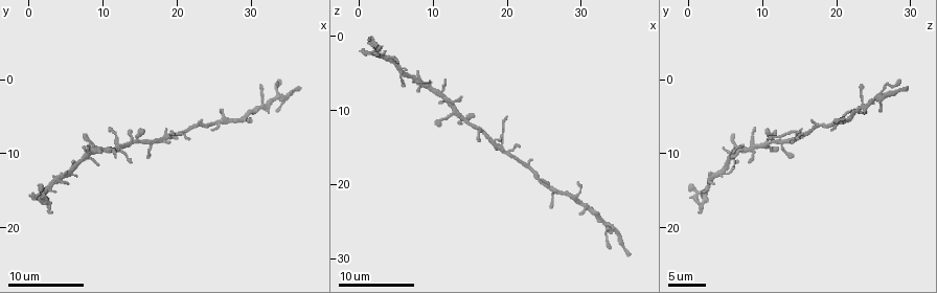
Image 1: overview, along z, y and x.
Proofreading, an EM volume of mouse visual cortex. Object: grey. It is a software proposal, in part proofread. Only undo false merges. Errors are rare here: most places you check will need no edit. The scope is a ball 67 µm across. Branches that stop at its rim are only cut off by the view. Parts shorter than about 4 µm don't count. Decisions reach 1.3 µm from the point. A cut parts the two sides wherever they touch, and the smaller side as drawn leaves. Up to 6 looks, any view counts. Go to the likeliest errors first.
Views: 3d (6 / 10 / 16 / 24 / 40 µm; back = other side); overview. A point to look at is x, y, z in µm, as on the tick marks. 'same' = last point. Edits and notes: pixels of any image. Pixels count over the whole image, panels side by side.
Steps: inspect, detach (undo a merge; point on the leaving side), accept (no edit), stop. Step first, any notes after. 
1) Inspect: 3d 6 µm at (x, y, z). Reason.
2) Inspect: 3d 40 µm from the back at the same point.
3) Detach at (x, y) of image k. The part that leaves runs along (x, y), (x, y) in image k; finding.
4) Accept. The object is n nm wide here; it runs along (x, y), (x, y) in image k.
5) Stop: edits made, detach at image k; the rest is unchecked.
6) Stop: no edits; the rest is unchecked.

Inspect: 3d 16 µm at (18.5, 8.0, 15.0). Three-way junction.

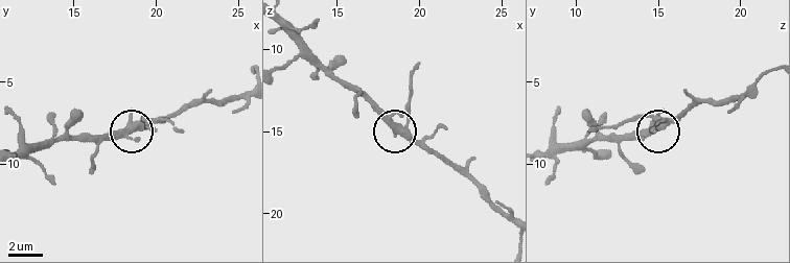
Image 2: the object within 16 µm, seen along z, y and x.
Accept. 3 arms meet here; continuous, no second cell.

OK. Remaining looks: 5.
Inspect: 3d 10 µm at (31.0, 4.0, 23.0). Thick turns thin.

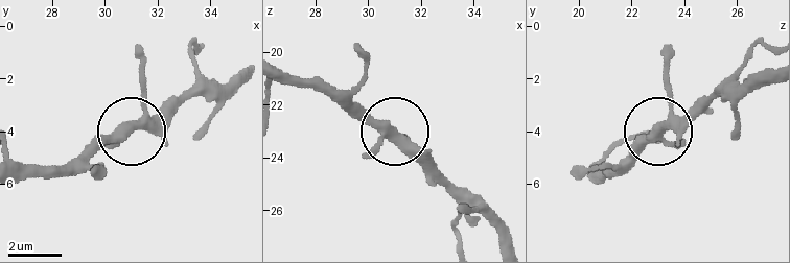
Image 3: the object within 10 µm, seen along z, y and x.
Inspect: 3d 6 µm at (30.9, 4.0, 23.0).

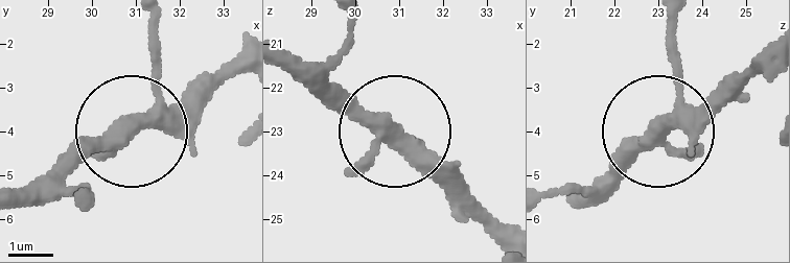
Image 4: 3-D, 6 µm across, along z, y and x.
Accept. It runs along (576, 202), (666, 127), (728, 105) in image 4; all the same cell.

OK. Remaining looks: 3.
Inspect: 3d 16 µm at (26.0, 6.0, 20.5). Thick turns thin.

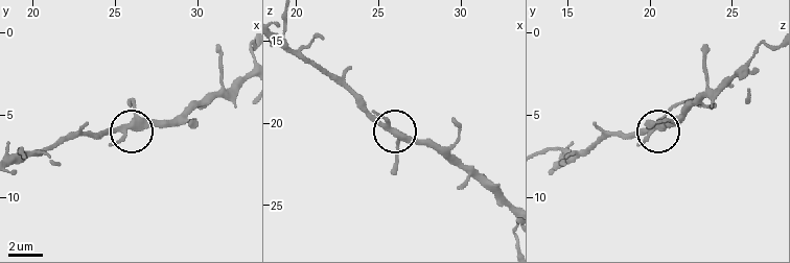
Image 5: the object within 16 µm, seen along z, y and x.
Inspect: 3d 6 µm at (25.9, 5.7, 20.4).

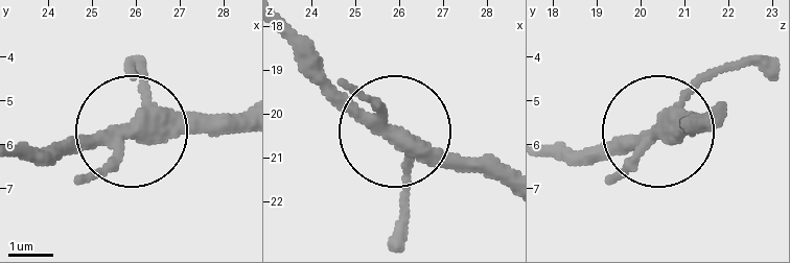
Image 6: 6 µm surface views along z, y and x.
Accept. It runs along (280, 28), (381, 121), (505, 173) in image 6; all the same cell.

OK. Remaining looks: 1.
Stop: no edits; the rest is unchecked.

